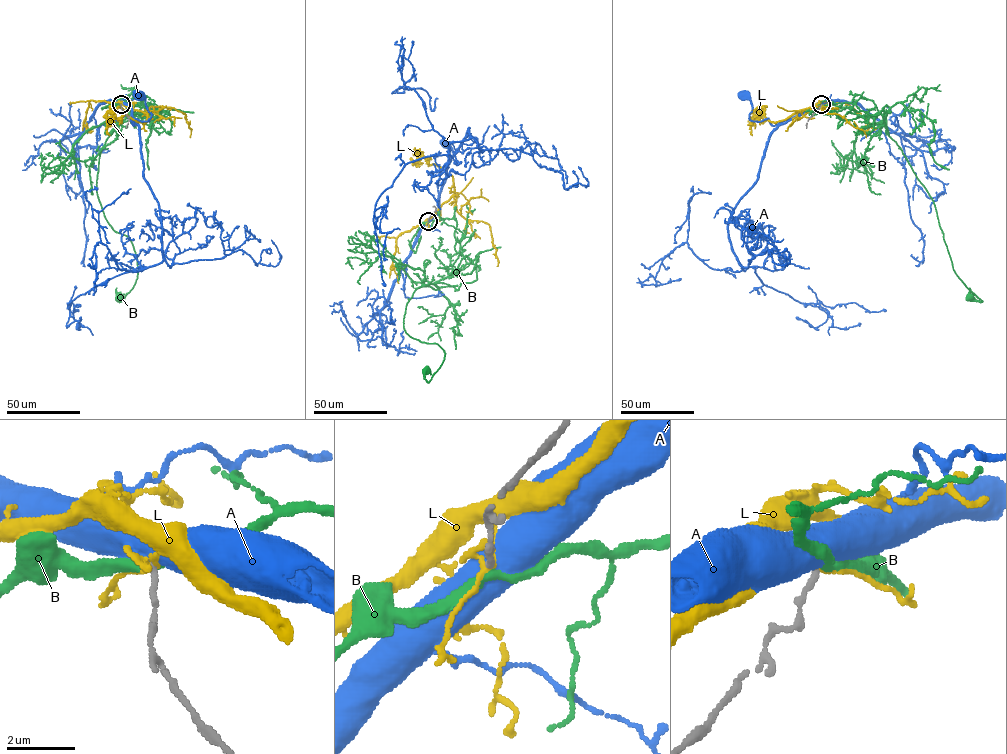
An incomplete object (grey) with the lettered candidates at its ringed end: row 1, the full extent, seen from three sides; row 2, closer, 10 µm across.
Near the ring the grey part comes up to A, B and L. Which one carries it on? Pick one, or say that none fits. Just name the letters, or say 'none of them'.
none of them

